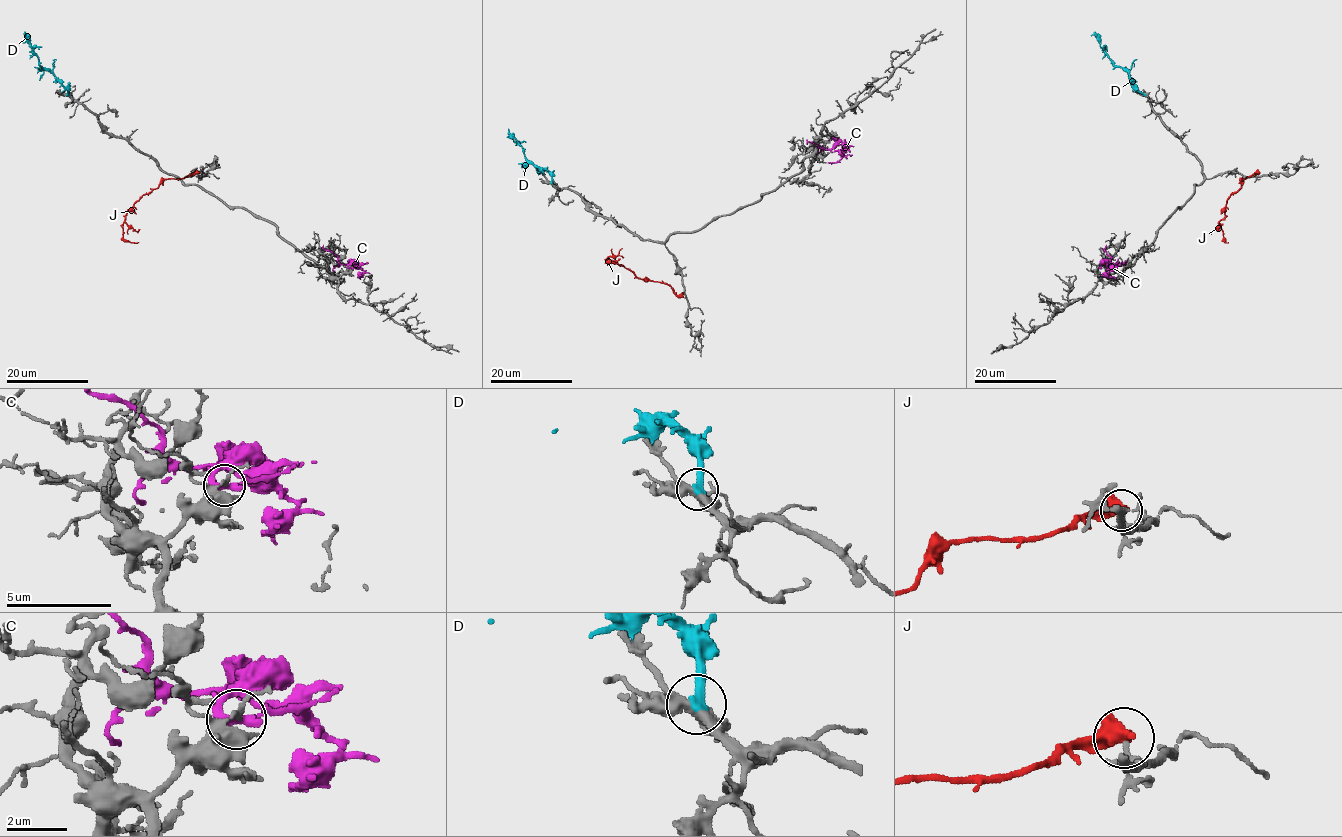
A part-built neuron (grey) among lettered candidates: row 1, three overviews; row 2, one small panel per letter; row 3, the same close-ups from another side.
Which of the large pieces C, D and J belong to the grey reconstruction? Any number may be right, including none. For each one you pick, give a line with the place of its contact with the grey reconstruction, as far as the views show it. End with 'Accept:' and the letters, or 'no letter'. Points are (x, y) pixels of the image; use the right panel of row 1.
D: (1144, 94)
Accept: D

